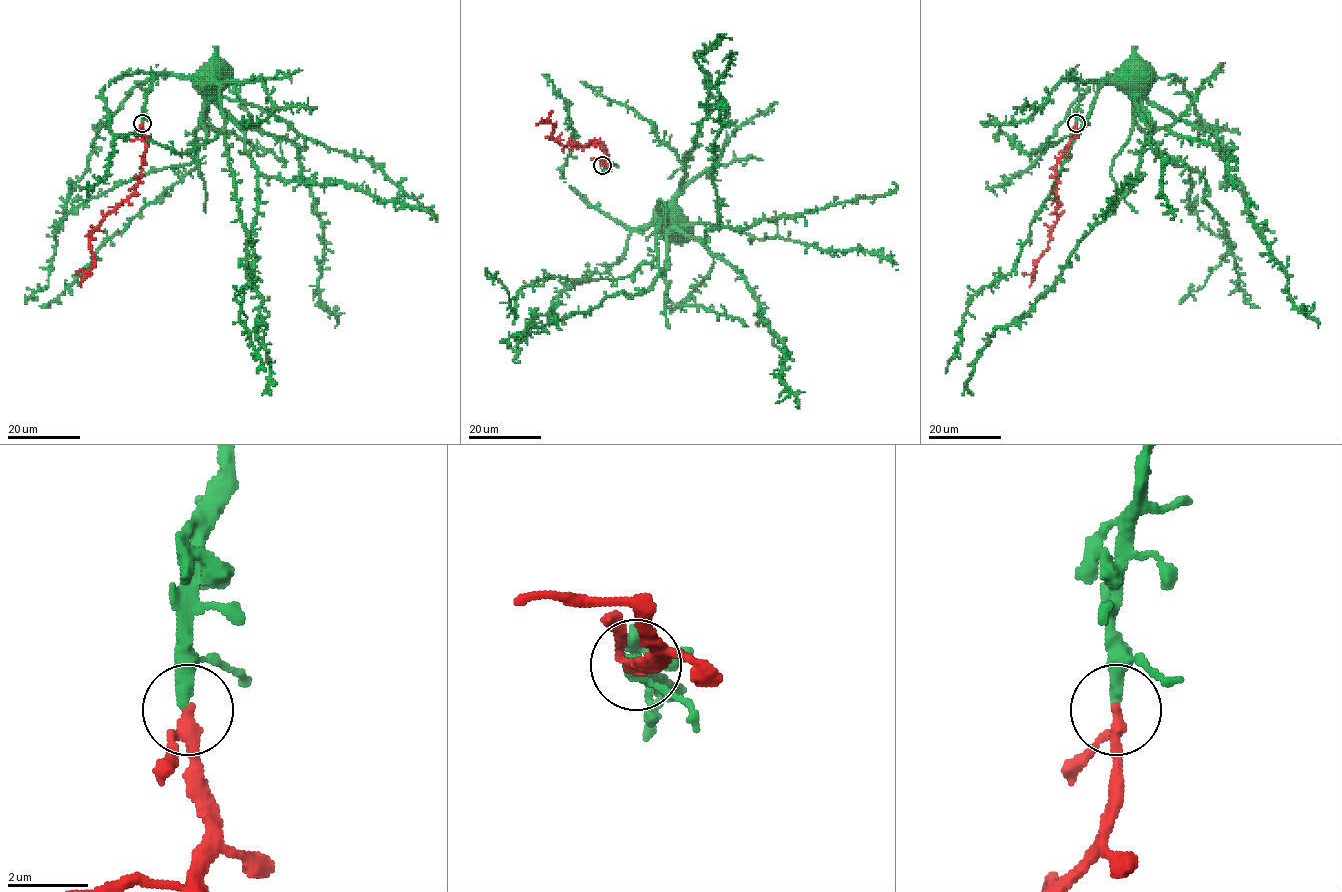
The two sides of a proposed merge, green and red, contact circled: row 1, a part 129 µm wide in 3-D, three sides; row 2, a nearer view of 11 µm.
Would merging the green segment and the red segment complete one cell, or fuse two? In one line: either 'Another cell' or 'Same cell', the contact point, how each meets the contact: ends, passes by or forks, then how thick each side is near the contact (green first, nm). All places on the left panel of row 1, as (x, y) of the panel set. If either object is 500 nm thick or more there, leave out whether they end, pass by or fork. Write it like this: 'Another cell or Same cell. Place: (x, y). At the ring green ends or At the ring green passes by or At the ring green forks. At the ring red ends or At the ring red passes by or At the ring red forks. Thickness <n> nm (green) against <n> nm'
Same cell. Place: (142, 123). At the ring green ends. At the ring red passes by. Thickness 320 nm (green) against 240 nm

